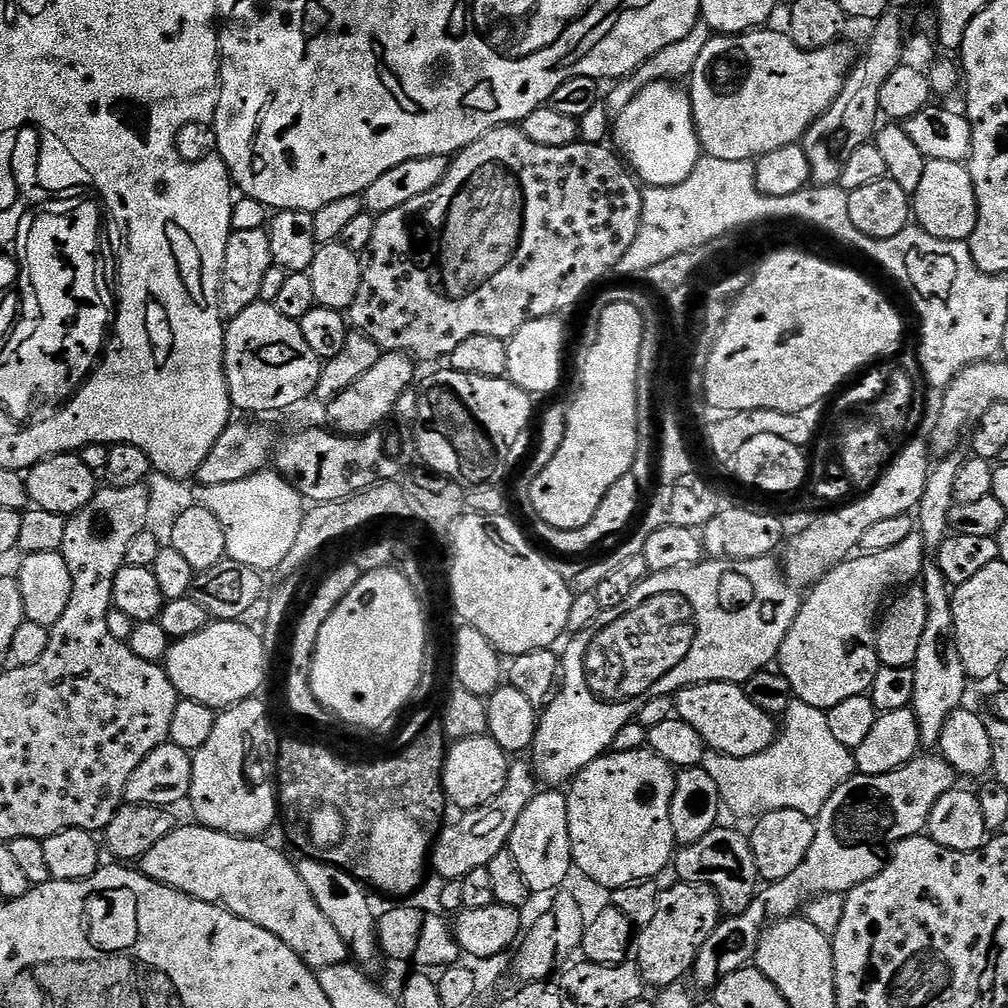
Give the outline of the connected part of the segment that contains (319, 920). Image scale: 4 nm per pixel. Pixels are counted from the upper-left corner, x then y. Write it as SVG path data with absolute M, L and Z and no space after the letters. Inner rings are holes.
M195 822L189 823L189 828L177 826L173 832L166 834L162 842L158 842L138 861L138 871L146 878L159 884L170 886L187 896L193 896L207 904L216 904L227 912L233 912L238 918L246 918L246 922L254 922L254 926L262 926L262 930L270 930L308 968L319 970L326 966L338 966L349 959L350 953L346 942L334 930L330 918L318 910L318 902L310 894L310 886L302 882L299 867L288 856L283 856L272 844L267 844L264 838L249 838L247 836L231 836L213 828L203 827Z

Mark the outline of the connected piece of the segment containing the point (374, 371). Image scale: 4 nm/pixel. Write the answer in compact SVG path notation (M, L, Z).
M384 352L378 362L374 362L374 366L366 370L366 374L362 374L362 378L358 378L349 388L339 392L333 400L327 401L327 423L341 436L364 436L373 431L387 416L391 417L395 413L400 395L413 387L415 366L417 367L413 357L406 352Z

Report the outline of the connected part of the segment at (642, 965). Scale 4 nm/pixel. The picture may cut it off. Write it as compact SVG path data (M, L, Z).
M673 883L673 888L665 887L658 898L658 911L654 913L654 919L650 926L639 929L634 940L634 960L640 970L640 976L645 985L656 987L656 990L663 990L672 984L679 984L689 975L698 958L698 950L706 946L706 940L710 934L720 925L722 913L720 911L720 899L710 886L701 884Z

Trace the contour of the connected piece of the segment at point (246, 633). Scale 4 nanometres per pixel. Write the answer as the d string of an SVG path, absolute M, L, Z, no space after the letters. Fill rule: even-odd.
M213 619L198 634L190 634L186 638L175 641L169 647L167 656L162 661L164 672L174 682L174 690L180 697L194 702L202 702L202 706L210 706L217 710L232 708L238 702L251 700L264 684L268 676L269 648L264 644L264 637L259 631L247 628L240 620Z

